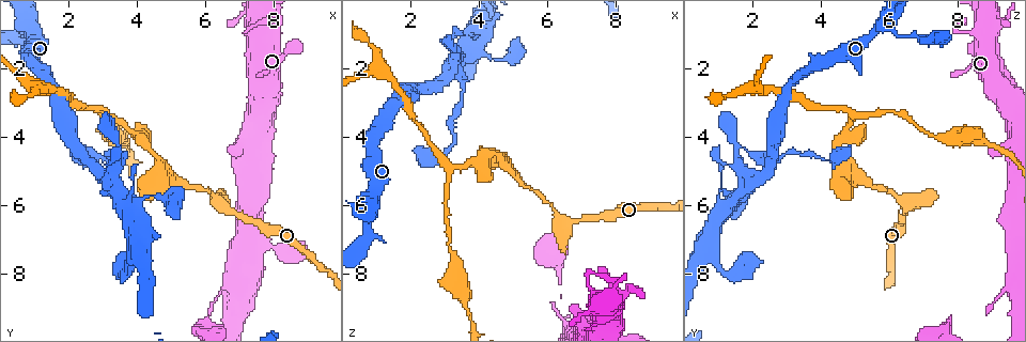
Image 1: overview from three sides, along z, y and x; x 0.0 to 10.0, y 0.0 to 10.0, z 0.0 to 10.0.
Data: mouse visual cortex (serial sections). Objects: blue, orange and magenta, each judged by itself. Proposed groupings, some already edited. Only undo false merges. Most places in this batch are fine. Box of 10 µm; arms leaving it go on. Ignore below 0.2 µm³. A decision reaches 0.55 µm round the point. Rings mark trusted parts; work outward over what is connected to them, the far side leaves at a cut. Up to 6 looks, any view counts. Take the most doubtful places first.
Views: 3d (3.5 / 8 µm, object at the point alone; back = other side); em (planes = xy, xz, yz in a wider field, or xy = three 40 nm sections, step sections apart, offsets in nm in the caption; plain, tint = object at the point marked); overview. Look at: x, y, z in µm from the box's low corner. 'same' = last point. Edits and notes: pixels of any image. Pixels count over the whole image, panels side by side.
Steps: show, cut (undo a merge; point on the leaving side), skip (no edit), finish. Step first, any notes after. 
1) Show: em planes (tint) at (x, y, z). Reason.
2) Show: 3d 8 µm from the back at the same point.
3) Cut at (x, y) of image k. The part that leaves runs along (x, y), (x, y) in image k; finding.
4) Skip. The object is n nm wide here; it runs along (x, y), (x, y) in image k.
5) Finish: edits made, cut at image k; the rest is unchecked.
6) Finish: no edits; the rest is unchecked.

Show: 3d 8 µm at (3.40, 4.35, 1.70).

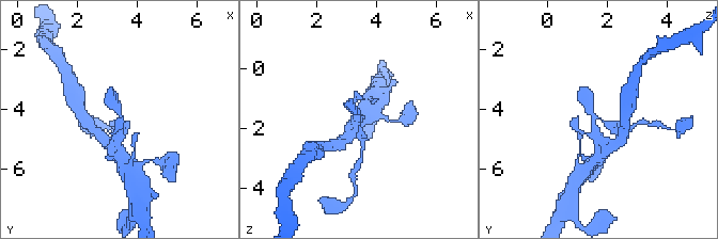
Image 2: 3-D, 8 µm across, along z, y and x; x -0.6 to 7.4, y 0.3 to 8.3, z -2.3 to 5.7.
Show: em xy step 5 (tint) at the same point.

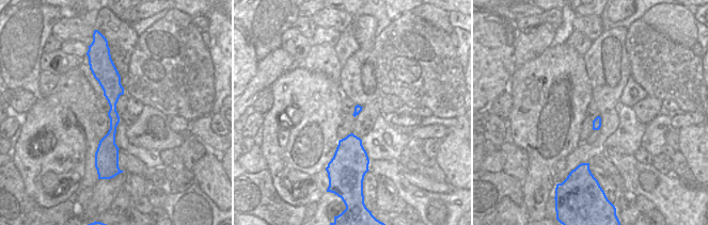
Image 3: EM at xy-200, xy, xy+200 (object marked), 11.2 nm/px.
Cut at (613, 124) of image 2. The object is 90 nm wide here; two cells meet here.

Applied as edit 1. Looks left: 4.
Show: overview.

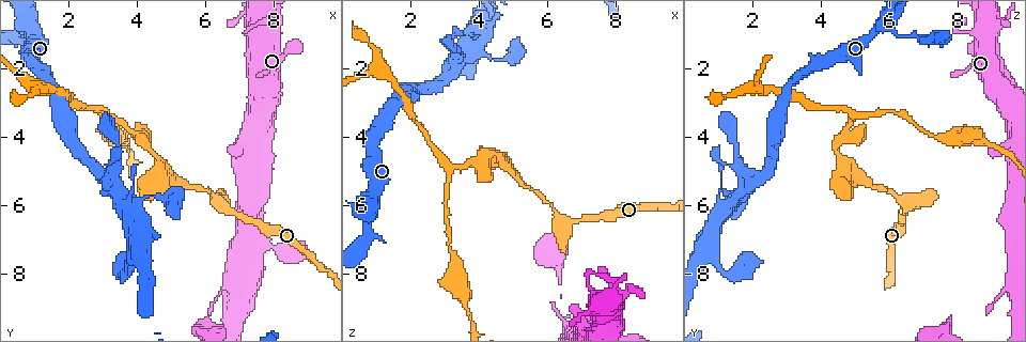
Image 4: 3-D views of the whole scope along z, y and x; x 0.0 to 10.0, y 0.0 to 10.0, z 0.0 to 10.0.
Show: 3d 3.5 µm at (3.20, 3.35, 5.00). Abrupt turn.

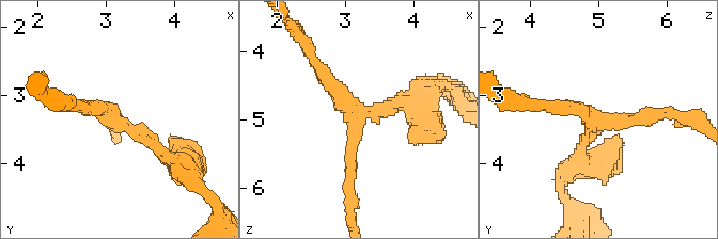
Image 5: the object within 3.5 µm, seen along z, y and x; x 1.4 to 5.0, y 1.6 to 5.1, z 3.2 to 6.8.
Show: em xy step 5 (tint) at (3.20, 3.40, 4.95). 3 arms meet here; the arms are 200, 200, 200 nm wide.

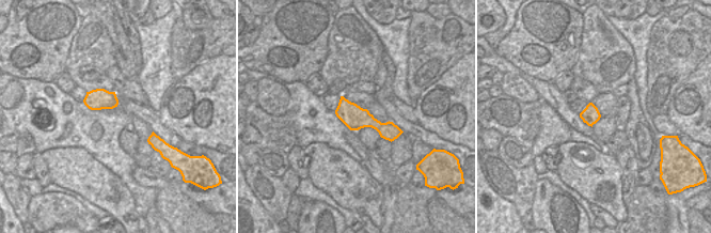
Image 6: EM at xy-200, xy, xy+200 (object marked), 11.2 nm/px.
Skip. All the same cell.

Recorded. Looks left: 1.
Finish: edits made, cut at image 2; the rest is unchecked.

